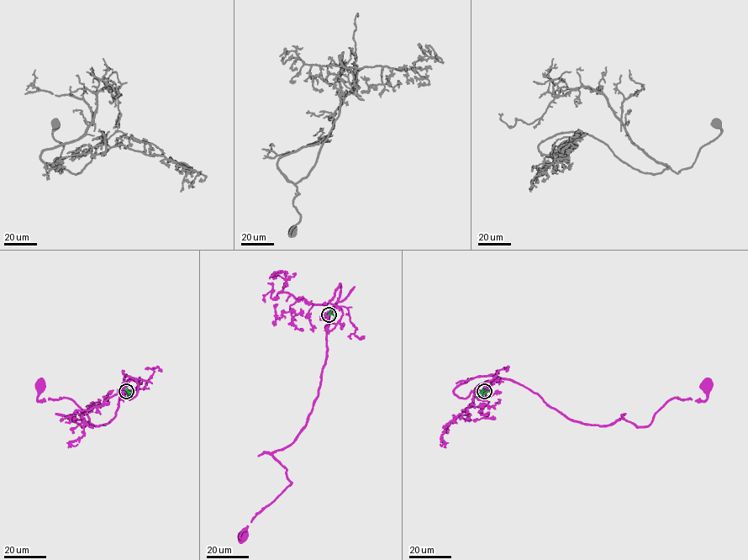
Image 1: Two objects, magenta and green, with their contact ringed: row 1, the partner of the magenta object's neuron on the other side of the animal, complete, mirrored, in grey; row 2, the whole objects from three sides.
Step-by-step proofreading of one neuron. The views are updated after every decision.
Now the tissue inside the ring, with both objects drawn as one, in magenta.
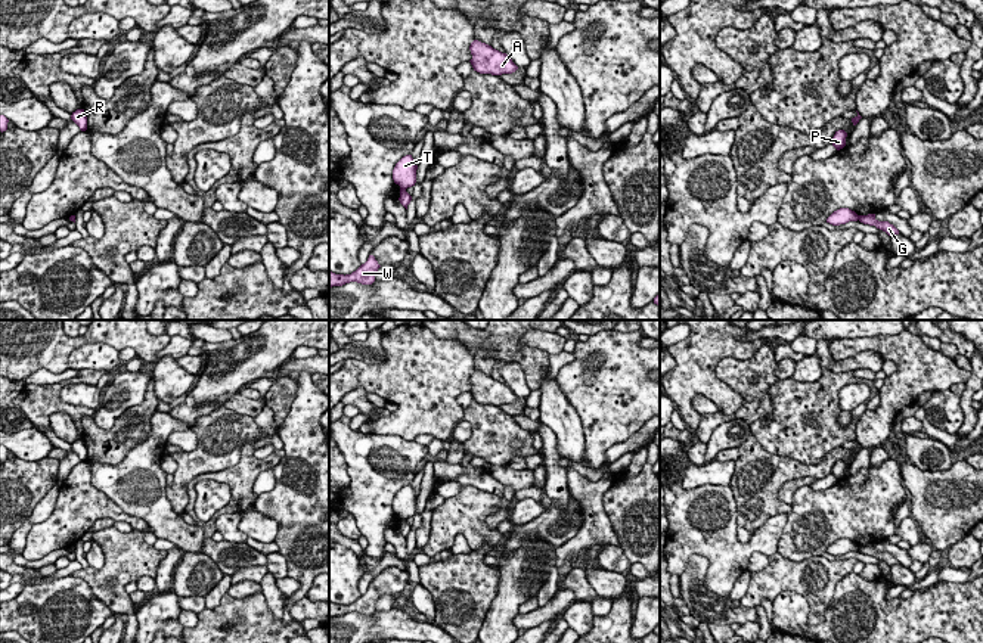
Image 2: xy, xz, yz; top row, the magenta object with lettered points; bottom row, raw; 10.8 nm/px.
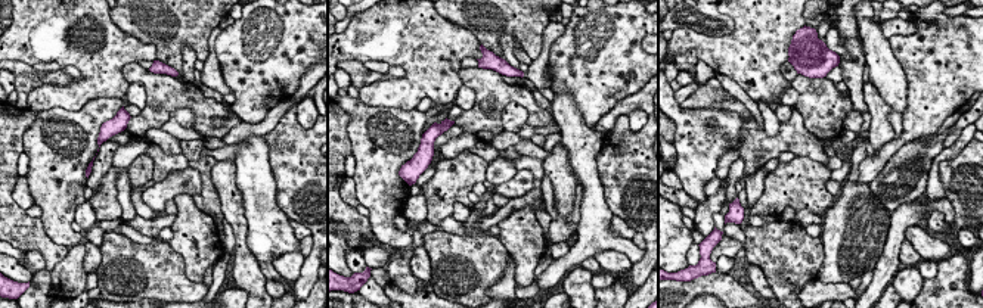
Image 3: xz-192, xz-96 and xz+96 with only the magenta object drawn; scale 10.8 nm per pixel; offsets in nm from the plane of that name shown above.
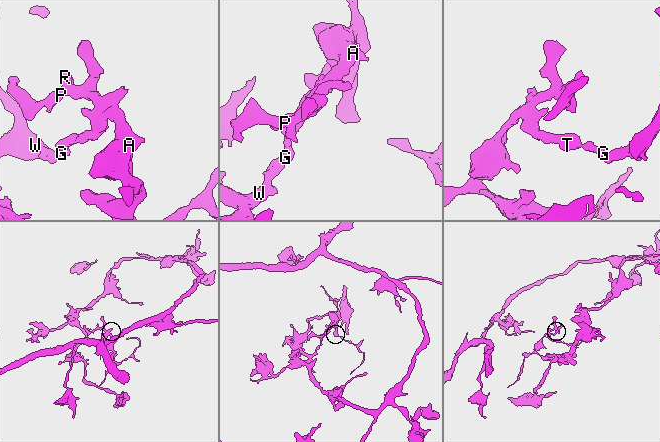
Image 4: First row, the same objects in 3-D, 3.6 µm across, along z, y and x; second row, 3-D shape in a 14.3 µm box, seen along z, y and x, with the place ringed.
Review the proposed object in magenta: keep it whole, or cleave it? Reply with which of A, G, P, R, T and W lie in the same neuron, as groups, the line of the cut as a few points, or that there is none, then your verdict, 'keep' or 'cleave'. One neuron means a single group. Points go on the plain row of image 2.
A P R T / G W | xz (400, 518), (405, 519) | cleave

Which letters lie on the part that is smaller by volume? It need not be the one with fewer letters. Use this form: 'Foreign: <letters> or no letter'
Foreign: A, P, R, T

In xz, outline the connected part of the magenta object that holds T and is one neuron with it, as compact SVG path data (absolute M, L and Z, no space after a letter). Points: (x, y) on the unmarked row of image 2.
M412 485L403 487L393 500L393 510L400 519L407 519L416 513L418 496L413 493Z

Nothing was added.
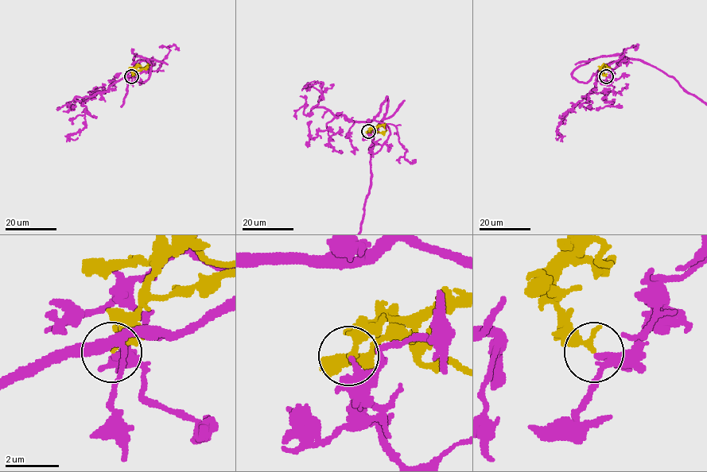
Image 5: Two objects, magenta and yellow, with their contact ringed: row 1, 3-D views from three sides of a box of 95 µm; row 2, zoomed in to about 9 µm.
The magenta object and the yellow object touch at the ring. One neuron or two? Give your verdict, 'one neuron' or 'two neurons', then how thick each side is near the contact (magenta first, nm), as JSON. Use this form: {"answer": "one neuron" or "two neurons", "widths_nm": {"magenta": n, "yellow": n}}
{"answer": "two neurons", "widths_nm": {"magenta": 240, "yellow": 240}}

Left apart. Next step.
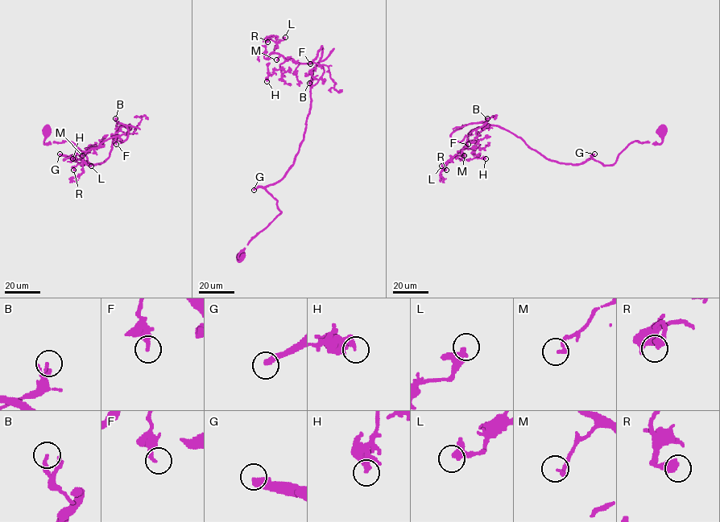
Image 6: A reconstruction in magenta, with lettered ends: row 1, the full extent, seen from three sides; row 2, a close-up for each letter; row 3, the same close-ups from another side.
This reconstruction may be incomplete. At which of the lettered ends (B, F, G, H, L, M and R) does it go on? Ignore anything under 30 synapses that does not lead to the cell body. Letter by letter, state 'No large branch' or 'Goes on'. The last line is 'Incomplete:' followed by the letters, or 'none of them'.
B: No large branch
F: No large branch
G: Goes on
H: No large branch
L: No large branch
M: Goes on
R: No large branch
Incomplete: G, M

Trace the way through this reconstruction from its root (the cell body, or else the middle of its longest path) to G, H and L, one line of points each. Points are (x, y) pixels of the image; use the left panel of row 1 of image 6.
G: (45, 131), (44, 143), (72, 141), (85, 155), (87, 161), (81, 165), (60, 154)
H: (45, 131), (83, 165), (71, 159), (102, 162), (127, 127), (72, 158)
L: (45, 131), (83, 165), (71, 159), (102, 162), (125, 125), (124, 141), (76, 153), (91, 166)

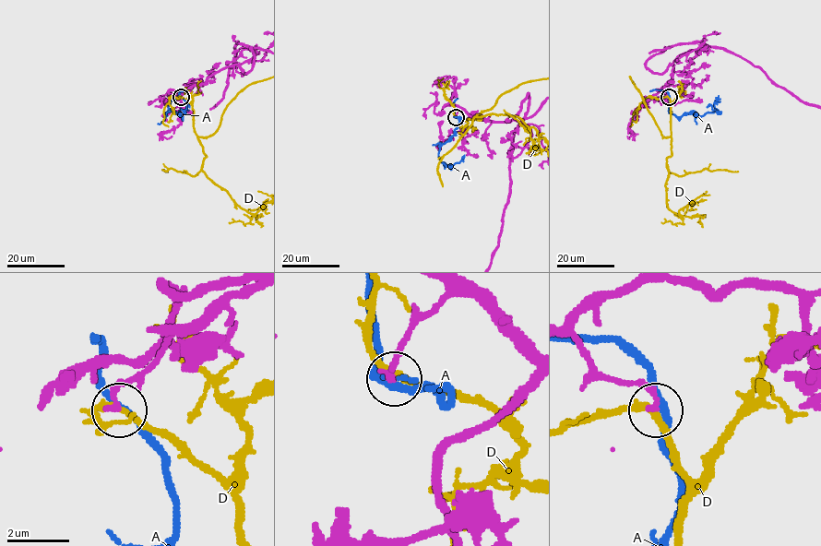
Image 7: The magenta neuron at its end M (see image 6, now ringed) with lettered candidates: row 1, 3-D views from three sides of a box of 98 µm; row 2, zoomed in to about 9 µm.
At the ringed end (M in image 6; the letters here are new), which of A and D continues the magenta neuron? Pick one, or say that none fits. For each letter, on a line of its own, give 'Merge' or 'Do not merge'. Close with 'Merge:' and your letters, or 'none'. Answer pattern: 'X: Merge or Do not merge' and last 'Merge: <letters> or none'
A: Do not merge
D: Do not merge
Merge: none

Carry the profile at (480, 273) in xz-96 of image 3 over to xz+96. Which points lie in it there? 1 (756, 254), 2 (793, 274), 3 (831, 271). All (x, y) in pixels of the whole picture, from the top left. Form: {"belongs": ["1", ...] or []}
{"belongs": ["1", "2"]}

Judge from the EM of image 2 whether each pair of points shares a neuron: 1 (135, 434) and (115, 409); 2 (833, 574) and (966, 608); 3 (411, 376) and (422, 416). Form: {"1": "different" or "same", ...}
{"1": "different", "2": "different", "3": "same"}

